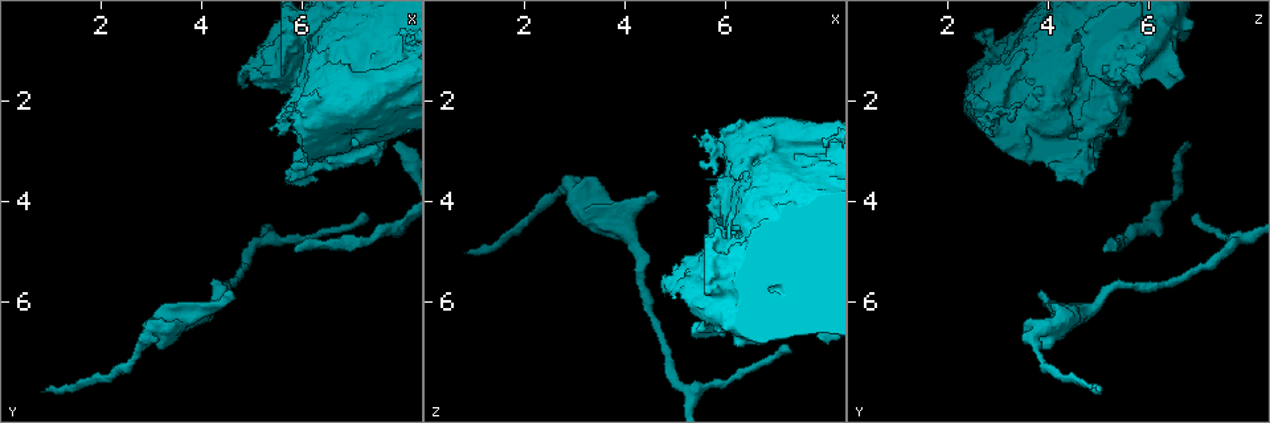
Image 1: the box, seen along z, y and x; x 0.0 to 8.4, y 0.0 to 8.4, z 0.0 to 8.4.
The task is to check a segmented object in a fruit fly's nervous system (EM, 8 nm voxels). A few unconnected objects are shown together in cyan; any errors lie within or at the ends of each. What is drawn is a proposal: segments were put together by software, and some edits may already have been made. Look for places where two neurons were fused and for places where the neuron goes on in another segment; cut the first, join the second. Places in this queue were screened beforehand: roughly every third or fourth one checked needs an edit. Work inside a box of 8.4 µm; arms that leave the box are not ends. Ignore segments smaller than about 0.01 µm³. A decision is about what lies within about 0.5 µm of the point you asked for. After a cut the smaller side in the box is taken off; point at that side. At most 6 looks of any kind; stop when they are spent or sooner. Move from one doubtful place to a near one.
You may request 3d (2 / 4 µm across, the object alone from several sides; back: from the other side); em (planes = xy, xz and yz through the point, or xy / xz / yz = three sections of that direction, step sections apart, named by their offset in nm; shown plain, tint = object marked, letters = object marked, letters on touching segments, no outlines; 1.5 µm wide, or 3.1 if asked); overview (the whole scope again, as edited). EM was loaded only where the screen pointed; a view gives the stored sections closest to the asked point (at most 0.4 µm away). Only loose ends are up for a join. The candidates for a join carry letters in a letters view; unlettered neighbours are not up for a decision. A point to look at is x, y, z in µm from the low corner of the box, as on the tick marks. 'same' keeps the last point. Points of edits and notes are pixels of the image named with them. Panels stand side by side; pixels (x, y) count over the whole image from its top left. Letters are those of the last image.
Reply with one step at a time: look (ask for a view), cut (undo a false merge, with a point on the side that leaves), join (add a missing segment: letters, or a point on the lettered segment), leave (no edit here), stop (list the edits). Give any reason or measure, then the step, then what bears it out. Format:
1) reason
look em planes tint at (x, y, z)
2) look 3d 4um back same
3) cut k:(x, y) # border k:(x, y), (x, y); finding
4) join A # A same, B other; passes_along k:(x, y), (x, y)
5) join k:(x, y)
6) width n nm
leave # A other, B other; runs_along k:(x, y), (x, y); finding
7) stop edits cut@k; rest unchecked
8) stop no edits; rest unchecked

look em planes tint at (5.80, 5.00, 5.20)

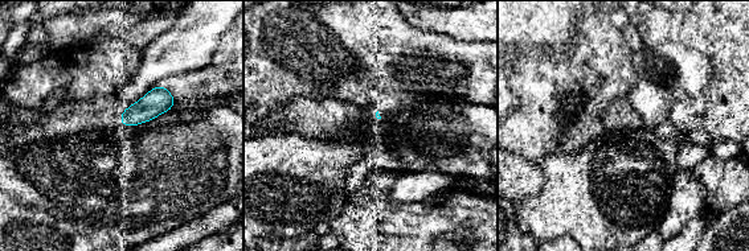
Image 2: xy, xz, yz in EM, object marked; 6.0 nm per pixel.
look em planes letters same

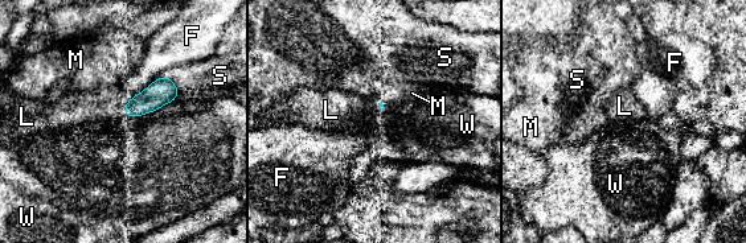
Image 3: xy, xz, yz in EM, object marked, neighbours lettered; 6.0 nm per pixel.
join L # F other, L same, M other, S other, W other; it goes on there

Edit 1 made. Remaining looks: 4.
redraw
look overview

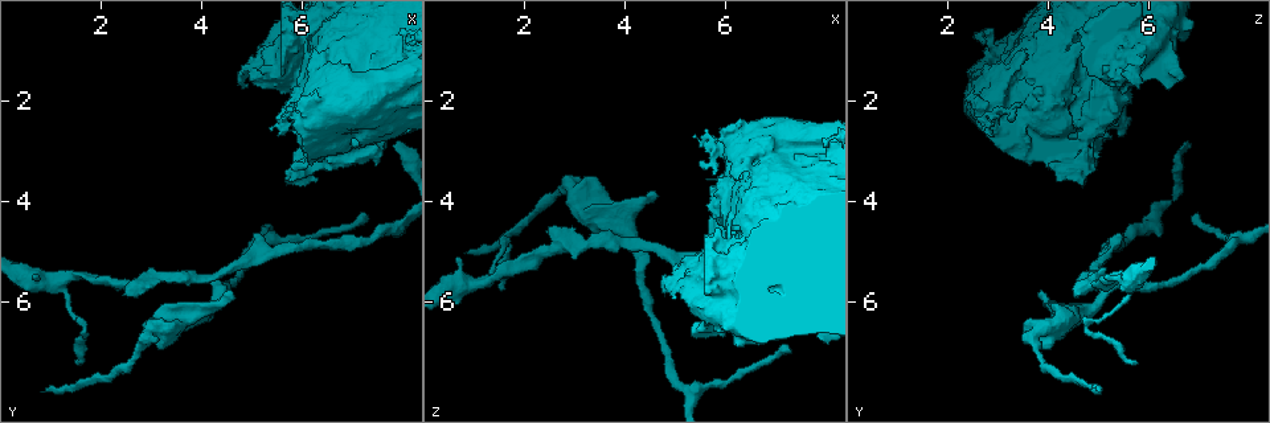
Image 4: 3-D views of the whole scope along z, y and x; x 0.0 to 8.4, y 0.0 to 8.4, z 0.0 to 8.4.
free end
look 3d 2um at (7.95, 2.85, 6.75)

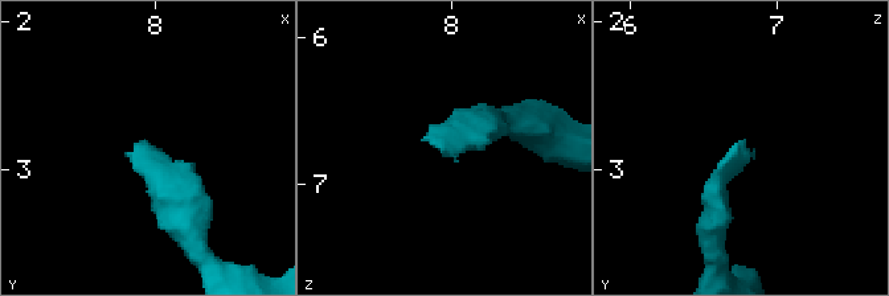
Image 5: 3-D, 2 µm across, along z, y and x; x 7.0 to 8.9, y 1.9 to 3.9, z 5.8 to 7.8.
shape alone is not enough
look em yz step 8 tint at (7.90, 2.82, 6.74)

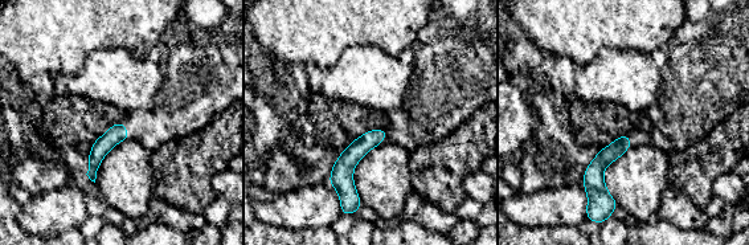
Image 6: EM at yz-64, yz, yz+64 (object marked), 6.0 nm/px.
look em planes letters same

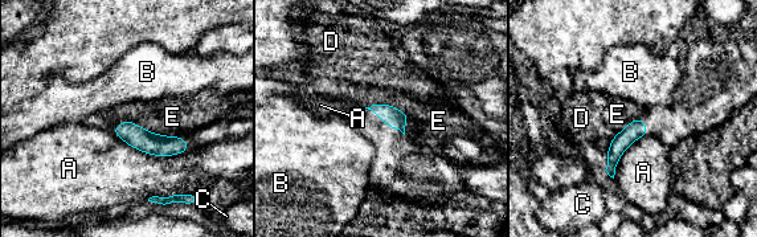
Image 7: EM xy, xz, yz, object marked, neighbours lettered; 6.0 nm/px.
leave # A other, B other, C other, D other, E other; runs_along 7:(117, 130), (150, 143), (184, 147); no lettered segment goes on from it

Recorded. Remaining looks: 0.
stop edits join@3; rest unchecked

